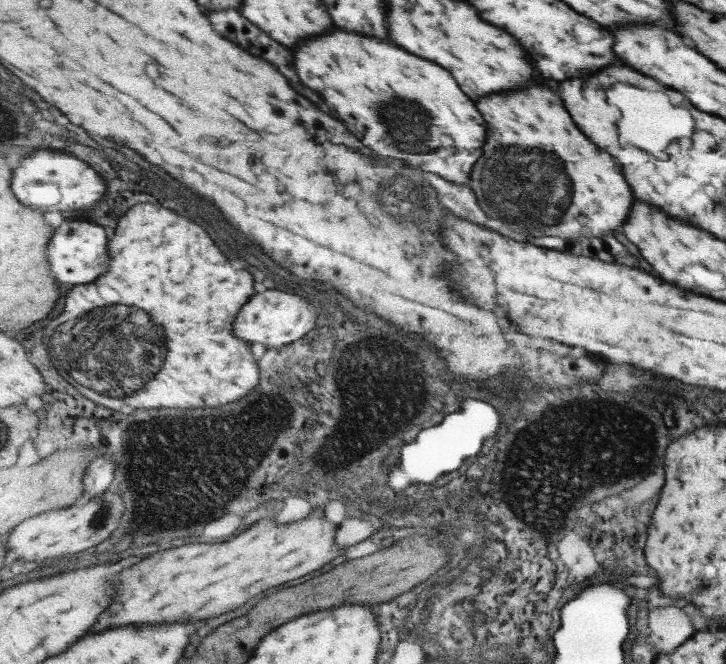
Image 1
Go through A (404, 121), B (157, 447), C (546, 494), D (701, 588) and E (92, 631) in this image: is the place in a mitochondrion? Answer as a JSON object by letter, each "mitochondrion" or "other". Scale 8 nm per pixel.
{"A":"mitochondrion","B":"mitochondrion","C":"mitochondrion","D":"mitochondrion","E":"other"}

